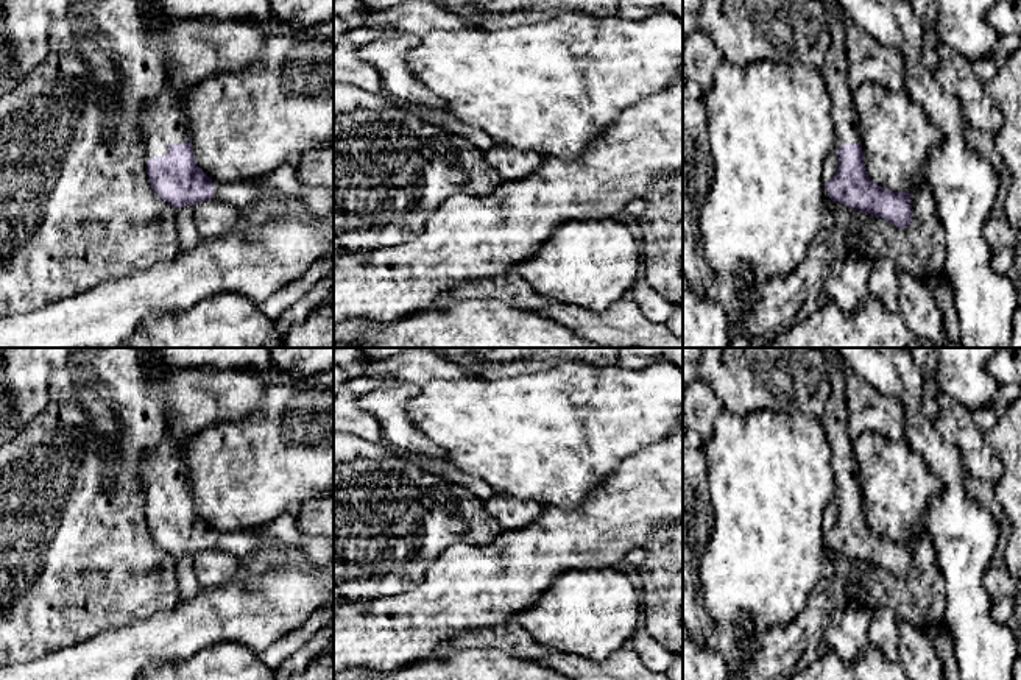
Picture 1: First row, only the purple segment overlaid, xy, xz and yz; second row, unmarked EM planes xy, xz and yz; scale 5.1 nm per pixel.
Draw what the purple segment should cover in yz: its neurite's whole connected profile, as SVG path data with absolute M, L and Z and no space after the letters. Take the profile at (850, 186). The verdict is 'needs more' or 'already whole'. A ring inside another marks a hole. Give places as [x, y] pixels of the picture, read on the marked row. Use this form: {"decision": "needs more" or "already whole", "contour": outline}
{"decision": "needs more", "contour": "M825 0L823 8L831 31L831 45L820 70L832 100L834 151L839 158L837 173L825 182L826 193L832 201L881 217L896 228L907 228L913 214L910 190L884 189L873 182L865 172L845 53L845 22L848 17L837 0Z"}

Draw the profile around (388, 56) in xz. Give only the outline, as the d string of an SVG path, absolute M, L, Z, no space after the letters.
M397 30L362 47L360 58L379 72L388 97L418 108L446 109L443 100L422 84L407 64L407 53L418 44L418 36Z

